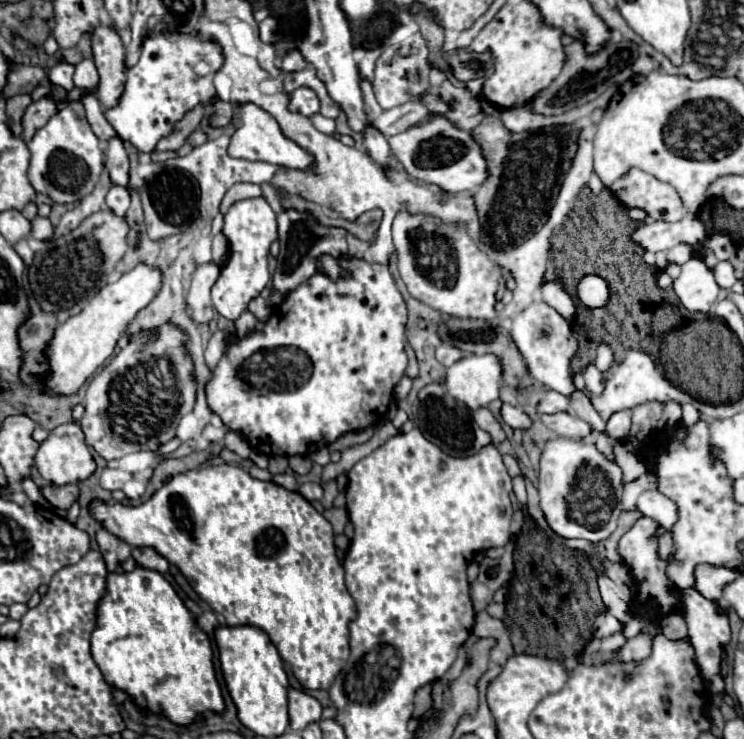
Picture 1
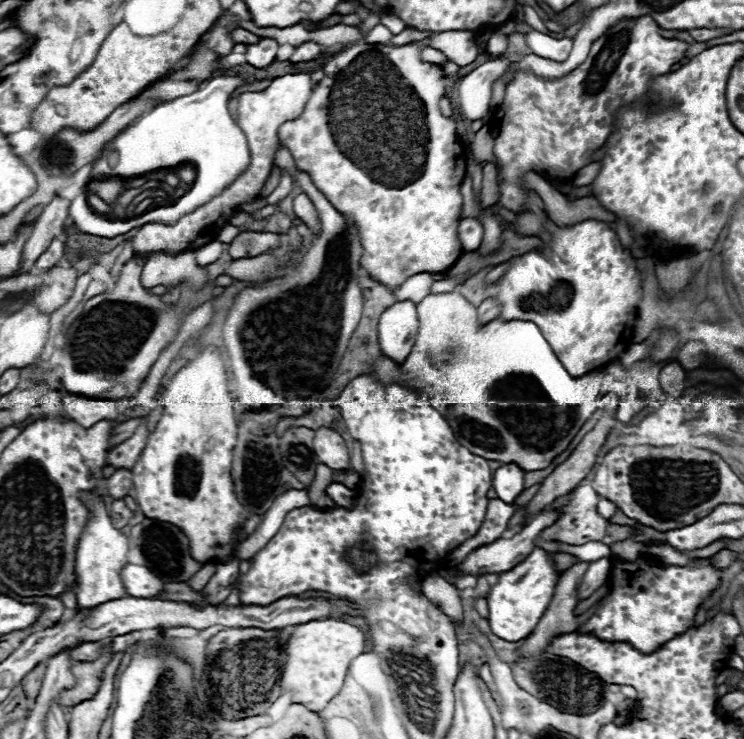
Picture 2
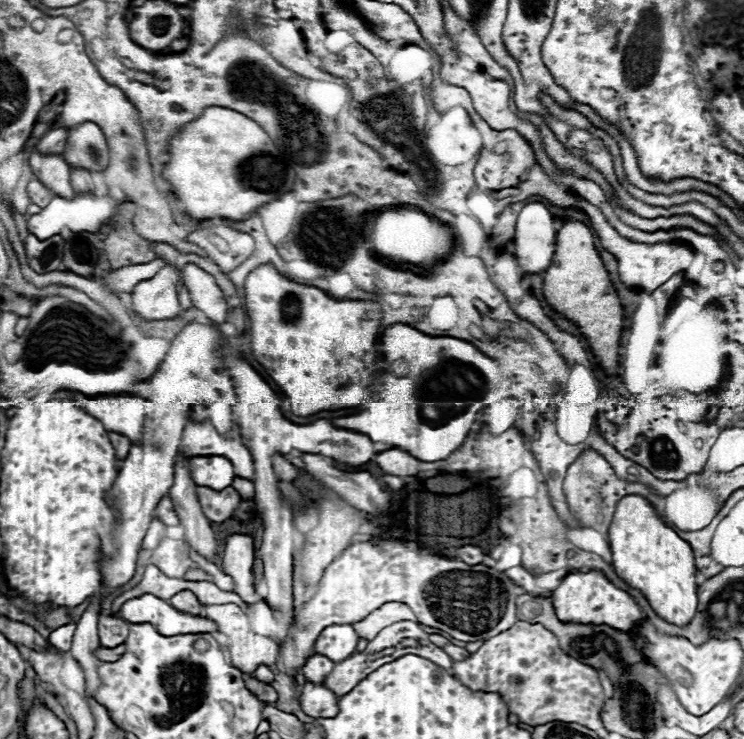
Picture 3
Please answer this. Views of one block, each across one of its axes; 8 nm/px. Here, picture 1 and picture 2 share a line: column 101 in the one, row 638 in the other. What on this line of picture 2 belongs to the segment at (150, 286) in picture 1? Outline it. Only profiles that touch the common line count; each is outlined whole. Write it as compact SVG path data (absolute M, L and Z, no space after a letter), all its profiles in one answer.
M324 618L300 624L288 640L288 660L282 672L282 688L294 692L292 702L304 704L312 712L322 712L326 704L340 692L350 662L356 656L360 656L364 648L364 632L358 626L352 626L344 620Z

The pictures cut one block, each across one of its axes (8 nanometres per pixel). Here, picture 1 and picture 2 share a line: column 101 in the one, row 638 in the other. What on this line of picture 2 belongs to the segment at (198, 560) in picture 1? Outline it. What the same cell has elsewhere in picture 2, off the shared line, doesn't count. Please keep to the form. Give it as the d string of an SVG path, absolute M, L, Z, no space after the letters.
M534 548L520 564L516 564L512 570L502 572L498 576L498 582L492 584L488 592L488 622L490 630L508 642L518 642L526 638L538 620L542 618L544 610L548 608L554 588L558 582L558 574L554 572L552 560L548 560L546 552L542 548Z

